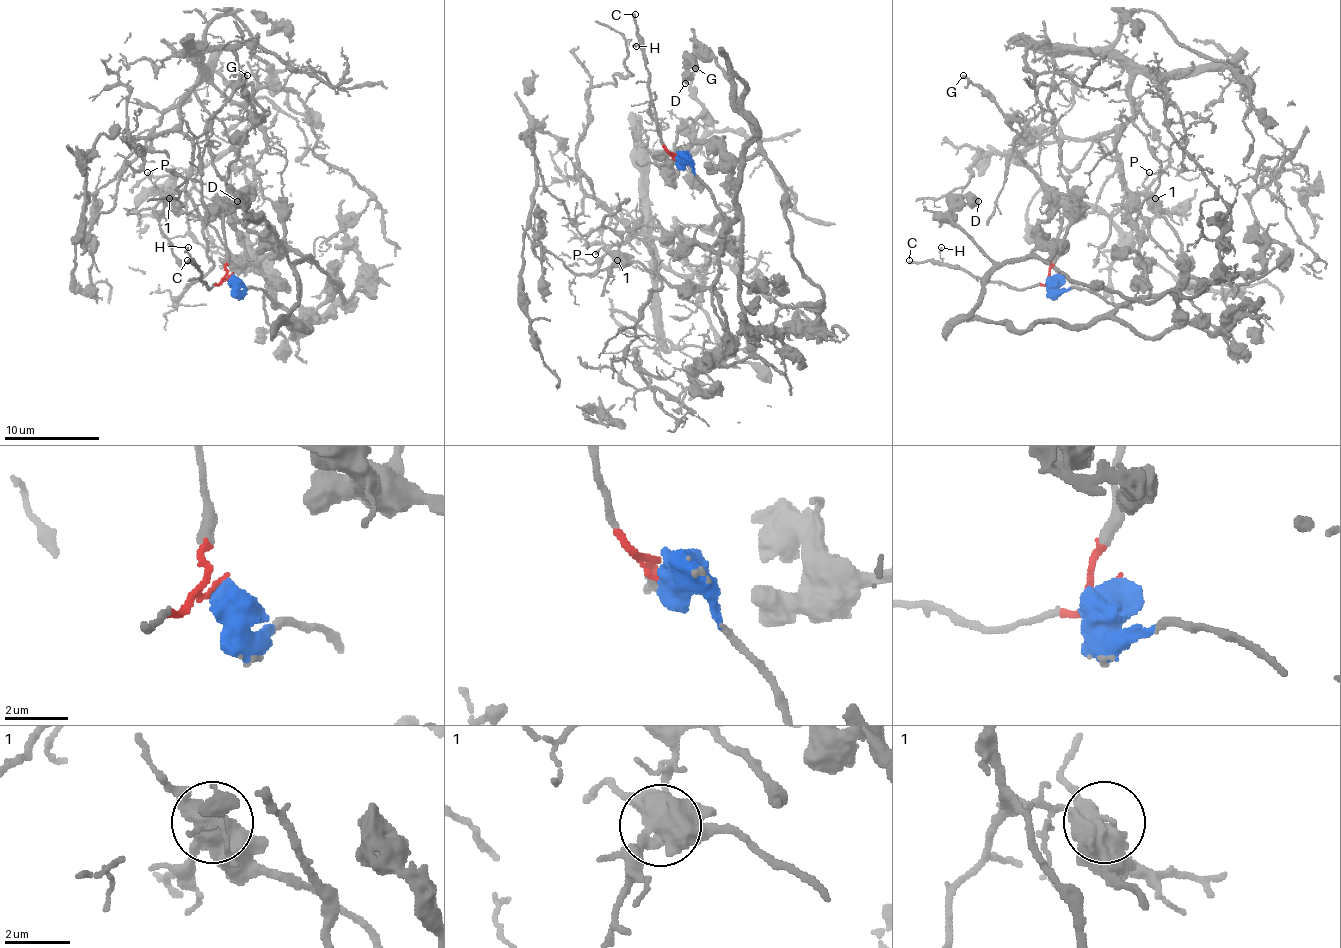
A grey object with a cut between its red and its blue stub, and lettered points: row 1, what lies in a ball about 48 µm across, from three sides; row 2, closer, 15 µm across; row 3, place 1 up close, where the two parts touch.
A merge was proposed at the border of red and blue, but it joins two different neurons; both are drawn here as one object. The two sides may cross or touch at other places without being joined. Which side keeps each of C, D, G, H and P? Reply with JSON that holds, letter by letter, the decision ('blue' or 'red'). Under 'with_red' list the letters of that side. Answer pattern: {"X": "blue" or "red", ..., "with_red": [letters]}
{"C": "red", "D": "blue", "G": "blue", "H": "red", "P": "blue", "with_red": ["C", "H"]}

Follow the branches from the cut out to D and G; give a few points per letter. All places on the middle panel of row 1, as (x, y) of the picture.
D: (679, 162), (729, 220), (756, 131), (734, 100), (746, 86), (739, 98), (713, 57), (684, 84)
G: (679, 162), (729, 220), (756, 124), (737, 79), (758, 148), (682, 158), (696, 67)

